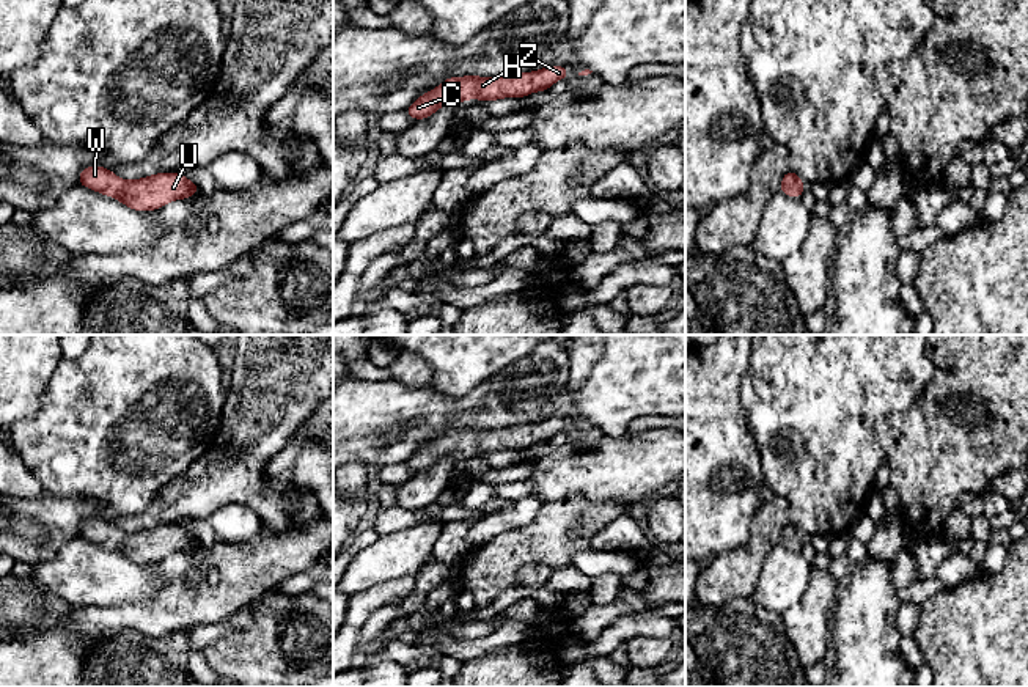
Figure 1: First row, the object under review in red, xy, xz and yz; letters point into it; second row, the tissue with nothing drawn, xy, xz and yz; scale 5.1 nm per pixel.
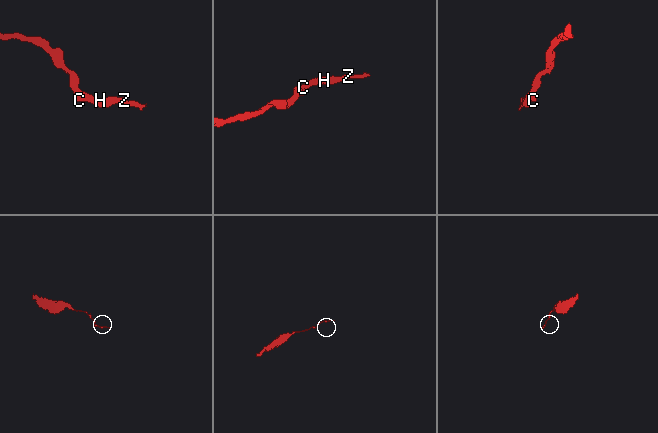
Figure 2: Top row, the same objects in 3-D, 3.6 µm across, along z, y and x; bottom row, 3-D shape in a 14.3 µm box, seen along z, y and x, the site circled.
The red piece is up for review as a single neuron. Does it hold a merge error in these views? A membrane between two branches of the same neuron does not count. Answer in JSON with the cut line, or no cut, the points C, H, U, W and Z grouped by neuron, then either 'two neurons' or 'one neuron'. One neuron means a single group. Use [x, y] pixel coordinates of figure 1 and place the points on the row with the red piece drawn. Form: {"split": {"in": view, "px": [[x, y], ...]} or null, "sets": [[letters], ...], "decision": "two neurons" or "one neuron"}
{"split": null, "sets": [["C", "H", "U", "W", "Z"]], "decision": "one neuron"}

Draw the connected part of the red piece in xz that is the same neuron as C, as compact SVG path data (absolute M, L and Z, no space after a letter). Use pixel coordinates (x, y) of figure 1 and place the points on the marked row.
M564 66L541 68L536 72L512 72L508 75L492 77L450 77L440 86L421 94L406 113L415 119L431 116L440 107L465 99L497 101L501 97L525 97L534 91L550 88L556 80L567 79Z

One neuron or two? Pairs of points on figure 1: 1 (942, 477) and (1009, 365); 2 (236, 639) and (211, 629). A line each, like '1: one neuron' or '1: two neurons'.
1: one neuron
2: two neurons

